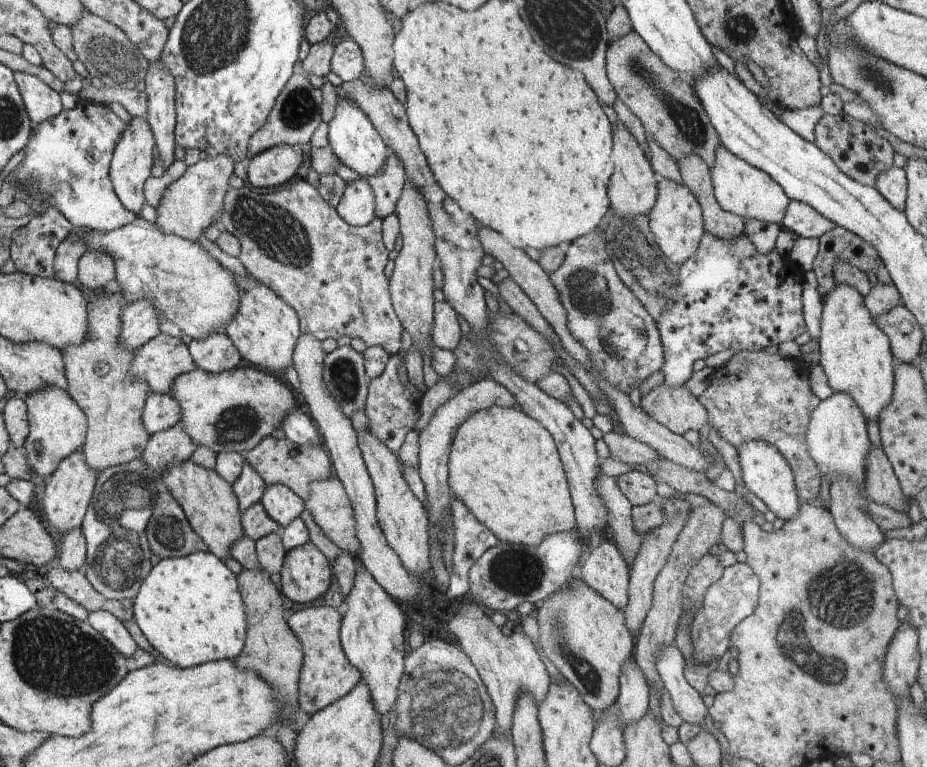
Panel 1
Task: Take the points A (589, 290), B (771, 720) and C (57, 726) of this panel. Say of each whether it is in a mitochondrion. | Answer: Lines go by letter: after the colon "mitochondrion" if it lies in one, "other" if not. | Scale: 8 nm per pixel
A: mitochondrion
B: other
C: other

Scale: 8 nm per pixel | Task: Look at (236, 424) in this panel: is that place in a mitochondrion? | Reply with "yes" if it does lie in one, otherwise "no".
yes

